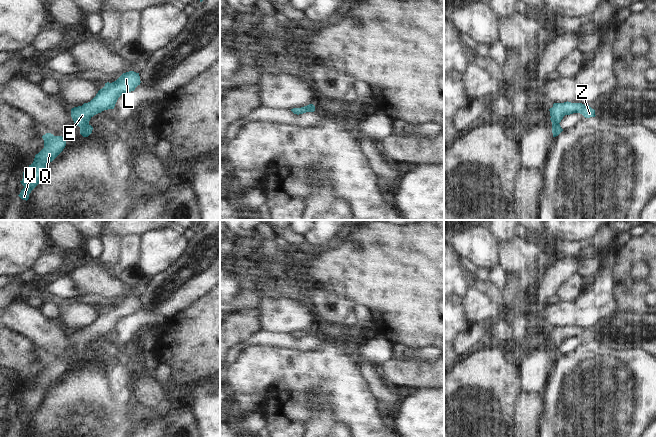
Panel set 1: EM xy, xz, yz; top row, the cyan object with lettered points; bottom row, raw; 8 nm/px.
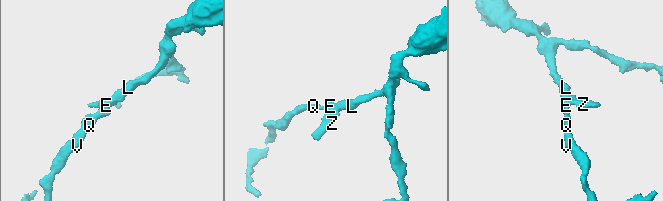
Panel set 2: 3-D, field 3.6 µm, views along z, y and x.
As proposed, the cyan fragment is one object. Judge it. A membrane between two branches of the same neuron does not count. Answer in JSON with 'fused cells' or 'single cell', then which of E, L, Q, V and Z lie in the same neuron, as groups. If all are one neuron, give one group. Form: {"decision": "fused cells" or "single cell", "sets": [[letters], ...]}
{"decision": "single cell", "sets": [["E", "L", "Q", "V", "Z"]]}

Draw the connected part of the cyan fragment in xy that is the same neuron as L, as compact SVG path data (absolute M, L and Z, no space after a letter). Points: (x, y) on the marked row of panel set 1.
M129 71L123 73L116 81L105 83L96 96L88 103L71 109L74 123L80 127L80 134L88 137L93 130L89 124L90 119L104 110L114 109L118 98L127 92L134 91L140 85L139 73Z

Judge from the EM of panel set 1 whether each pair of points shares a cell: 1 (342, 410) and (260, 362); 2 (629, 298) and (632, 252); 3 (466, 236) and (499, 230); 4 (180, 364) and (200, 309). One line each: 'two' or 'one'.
1: one
2: one
3: two
4: one

